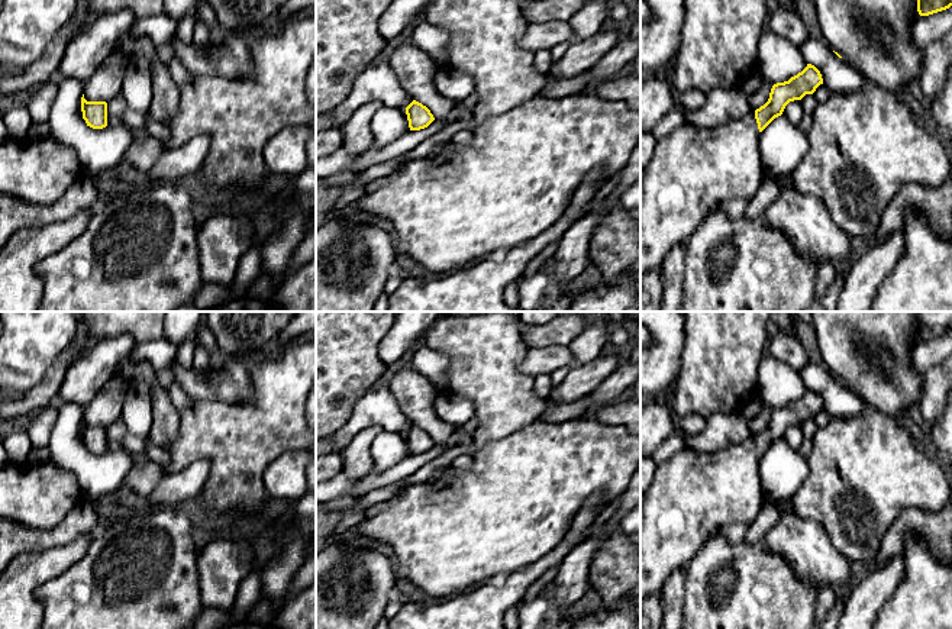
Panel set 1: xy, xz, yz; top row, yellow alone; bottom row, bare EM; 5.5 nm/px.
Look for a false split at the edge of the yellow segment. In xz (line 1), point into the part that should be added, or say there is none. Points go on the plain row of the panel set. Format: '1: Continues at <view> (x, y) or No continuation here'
1: No continuation here

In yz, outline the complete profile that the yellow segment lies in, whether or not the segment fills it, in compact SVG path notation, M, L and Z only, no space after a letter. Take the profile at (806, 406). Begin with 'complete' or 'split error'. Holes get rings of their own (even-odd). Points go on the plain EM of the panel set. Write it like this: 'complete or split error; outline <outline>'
split error; outline M807 388L788 406L774 409L768 426L755 436L713 452L684 446L656 465L651 487L640 493L640 604L661 590L672 570L682 570L690 562L709 533L729 523L751 525L756 519L767 501L759 480L761 457L790 426L813 419L820 409L820 396Z

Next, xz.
complete; outline M416 425L406 432L406 439L410 455L425 454L435 445L430 435Z

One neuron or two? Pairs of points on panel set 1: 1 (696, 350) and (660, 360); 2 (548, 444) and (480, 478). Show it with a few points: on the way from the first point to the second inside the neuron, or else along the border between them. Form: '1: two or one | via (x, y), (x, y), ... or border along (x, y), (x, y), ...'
1: two | border along (684, 326), (681, 367), (677, 380), (671, 386)
2: one | via (531, 461), (513, 478), (497, 478)

